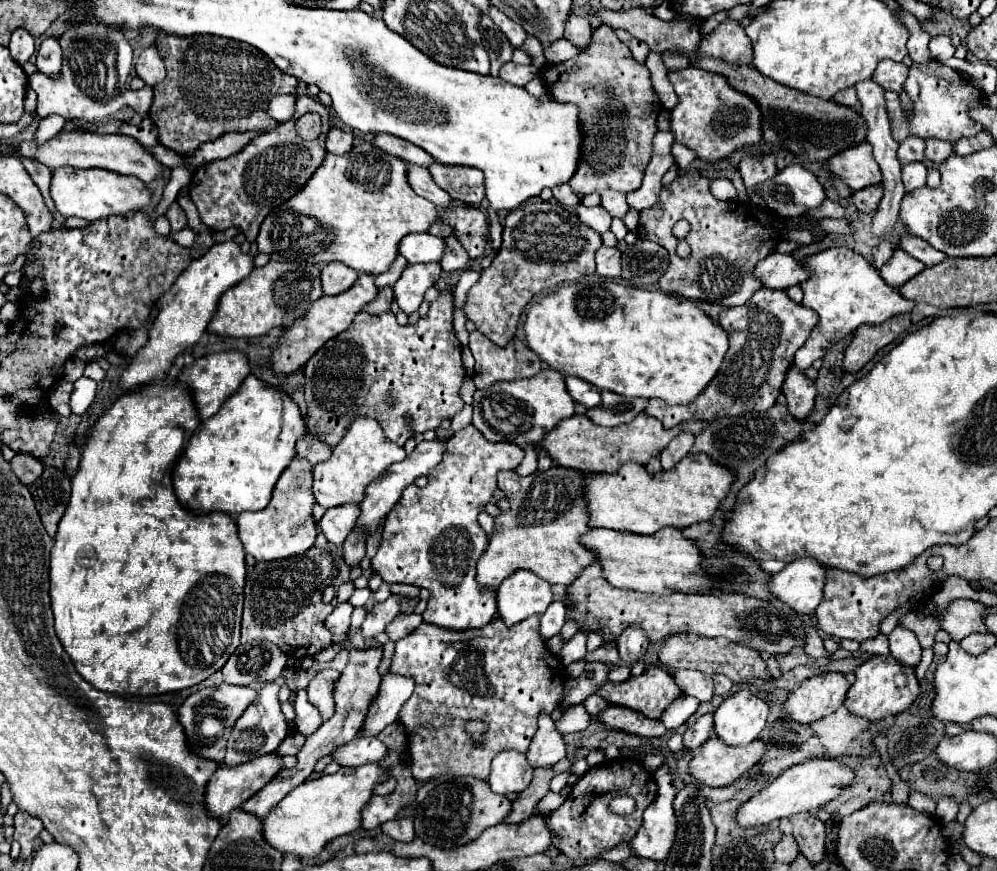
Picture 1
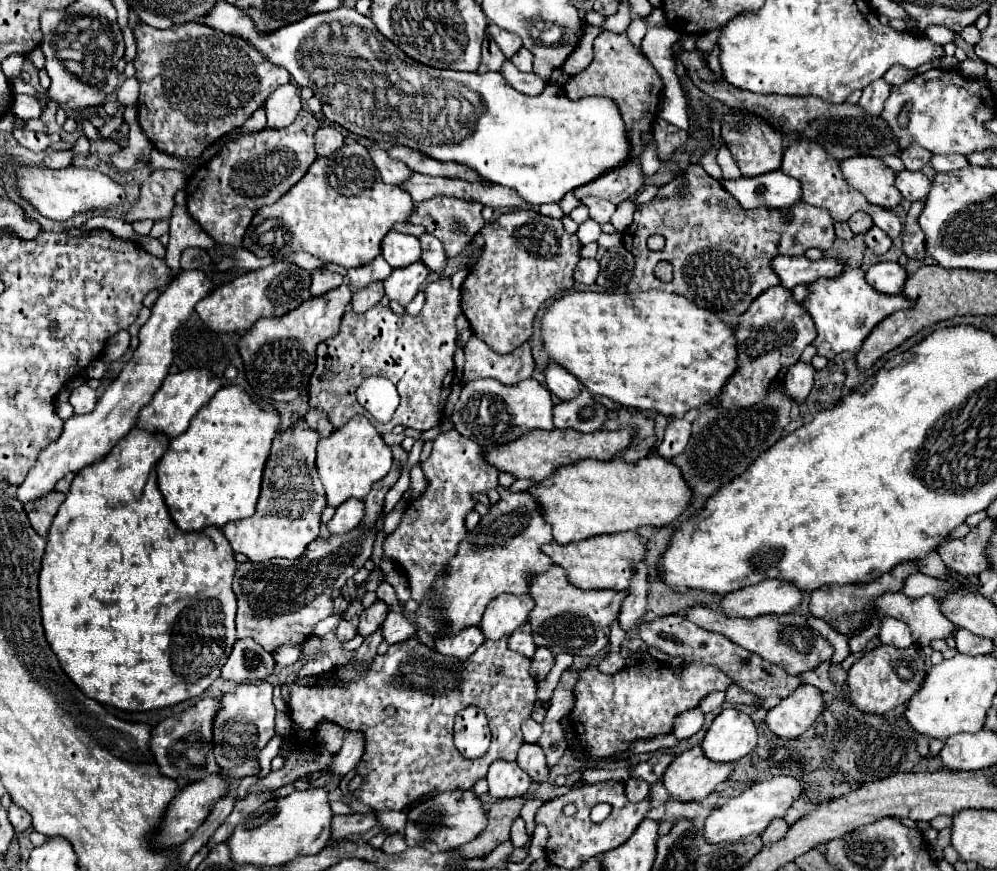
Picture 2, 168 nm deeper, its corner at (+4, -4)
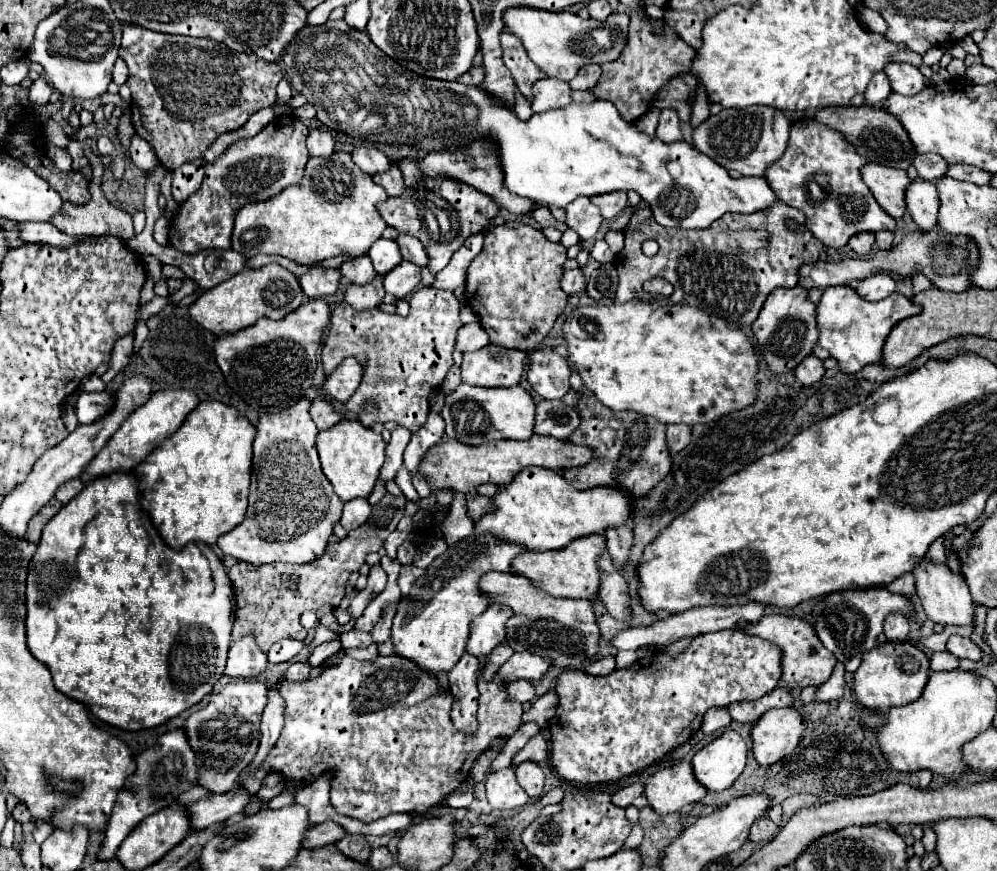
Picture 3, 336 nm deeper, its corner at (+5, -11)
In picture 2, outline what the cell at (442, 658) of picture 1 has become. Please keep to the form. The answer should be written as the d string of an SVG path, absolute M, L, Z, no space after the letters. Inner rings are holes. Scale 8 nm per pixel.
M510 636L500 640L484 640L478 646L478 650L470 654L468 660L458 660L458 658L444 656L434 648L428 648L418 638L410 638L406 642L390 646L384 656L376 656L370 672L364 678L358 678L358 682L350 682L348 686L324 684L324 686L304 688L304 686L292 684L290 688L292 720L296 722L298 730L314 732L318 722L330 720L330 722L338 722L346 730L364 732L366 754L358 764L358 774L364 776L364 784L360 786L360 792L356 792L354 796L376 812L402 810L406 804L412 804L420 796L426 796L432 792L446 792L454 788L468 790L486 776L488 766L494 760L516 760L518 748L524 744L520 726L524 720L530 718L530 712L534 710L538 682L530 674L530 658L510 650L508 640ZM386 706L394 706L396 714L386 716L384 714ZM466 706L478 706L486 714L492 730L490 752L486 752L478 760L462 758L452 742L454 716L458 714L458 710L464 710Z

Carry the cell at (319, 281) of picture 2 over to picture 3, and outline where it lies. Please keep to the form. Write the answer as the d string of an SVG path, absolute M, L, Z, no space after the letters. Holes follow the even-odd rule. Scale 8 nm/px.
M311 267L305 275L299 277L301 289L309 299L319 299L325 295L333 295L339 287L341 273L339 269L325 269L325 267Z

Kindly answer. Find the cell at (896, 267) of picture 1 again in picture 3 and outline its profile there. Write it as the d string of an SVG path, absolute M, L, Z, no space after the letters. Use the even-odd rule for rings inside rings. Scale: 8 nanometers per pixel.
M875 273L863 279L855 291L867 301L881 301L895 291L895 281L887 273Z

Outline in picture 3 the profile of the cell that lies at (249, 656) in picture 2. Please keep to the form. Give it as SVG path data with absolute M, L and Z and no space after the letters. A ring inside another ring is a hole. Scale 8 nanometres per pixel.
M243 637L241 641L231 643L225 667L225 675L229 679L257 677L265 667L267 667L267 655L259 649L253 637Z

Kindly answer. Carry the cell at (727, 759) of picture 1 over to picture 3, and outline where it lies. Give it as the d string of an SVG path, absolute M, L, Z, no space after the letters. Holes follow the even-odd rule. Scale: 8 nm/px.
M687 759L653 773L643 789L643 797L647 797L651 809L663 815L677 813L691 803L699 803L705 795L707 791L693 777L693 769Z

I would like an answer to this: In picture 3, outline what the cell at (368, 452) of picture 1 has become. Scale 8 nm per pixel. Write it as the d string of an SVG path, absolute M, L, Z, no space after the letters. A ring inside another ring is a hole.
M343 419L337 425L321 431L317 435L315 447L319 451L323 473L331 481L331 485L341 501L351 501L355 497L371 495L371 491L377 483L377 477L379 477L379 469L385 459L385 445L387 443L383 441L381 435L363 427L359 421L349 421L349 419Z

